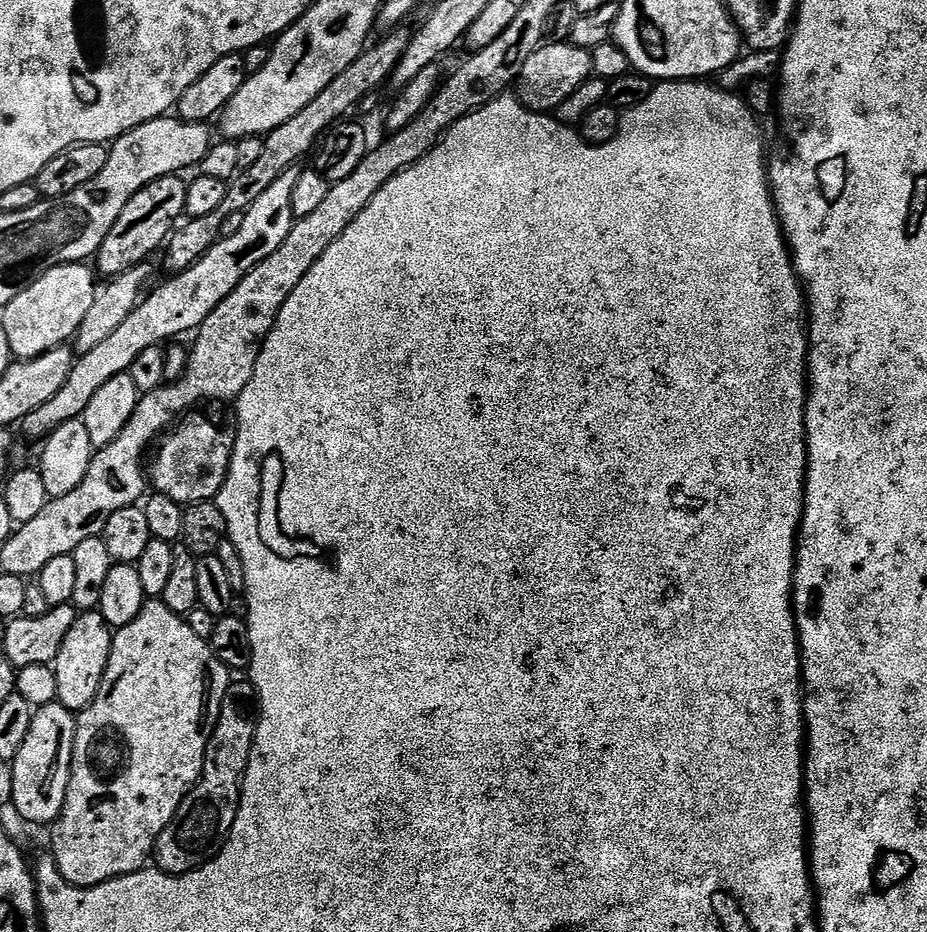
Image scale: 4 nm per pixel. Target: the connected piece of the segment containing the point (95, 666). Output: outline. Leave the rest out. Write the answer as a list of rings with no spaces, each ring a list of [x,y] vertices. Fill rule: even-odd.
[[[99,610],[79,613],[74,626],[70,626],[70,634],[66,634],[62,650],[58,650],[54,667],[58,678],[57,701],[69,708],[73,714],[83,712],[94,702],[102,686],[106,666],[110,662],[113,635],[114,630],[108,625],[106,618],[102,618]]]

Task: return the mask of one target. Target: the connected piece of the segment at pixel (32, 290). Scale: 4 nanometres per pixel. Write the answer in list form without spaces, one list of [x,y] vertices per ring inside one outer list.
[[[87,263],[63,264],[54,266],[42,274],[42,278],[35,280],[2,309],[2,323],[6,326],[6,334],[10,341],[10,350],[17,361],[33,360],[50,350],[67,345],[75,337],[76,332],[82,326],[82,318],[90,310],[98,291],[98,276]]]

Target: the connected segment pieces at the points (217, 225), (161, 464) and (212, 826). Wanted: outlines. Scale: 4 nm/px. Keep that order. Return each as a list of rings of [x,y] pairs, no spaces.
[[[401,26],[381,35],[379,37],[381,40],[376,45],[365,47],[361,55],[355,58],[342,74],[338,74],[309,105],[302,106],[302,110],[298,110],[298,114],[294,114],[290,122],[282,122],[282,126],[278,126],[263,137],[264,145],[261,156],[255,160],[254,166],[236,173],[229,183],[226,198],[218,206],[218,210],[214,210],[214,214],[206,214],[206,218],[191,218],[173,231],[167,241],[166,251],[163,253],[164,264],[169,268],[169,273],[185,272],[190,266],[194,266],[194,262],[202,259],[215,246],[217,240],[221,239],[222,222],[226,222],[230,214],[247,212],[250,206],[254,206],[254,202],[258,202],[258,198],[268,187],[274,186],[274,181],[282,178],[282,174],[286,174],[286,170],[297,167],[301,163],[299,160],[308,151],[311,153],[321,143],[325,133],[347,117],[344,115],[351,108],[359,109],[365,99],[378,93],[376,91],[383,84],[389,83],[392,71],[406,54],[407,46],[413,38],[413,33],[407,32],[406,29],[407,27]]]
[[[196,410],[185,415],[159,441],[152,468],[150,460],[150,480],[156,483],[155,491],[185,506],[215,501],[228,477],[236,445],[236,424],[229,417],[228,421],[224,416],[203,416],[202,413]]]
[[[248,682],[229,683],[218,722],[206,746],[200,780],[192,787],[190,794],[186,794],[182,806],[178,806],[174,818],[156,839],[154,864],[161,872],[181,876],[207,864],[220,853],[220,847],[234,826],[234,818],[238,818],[240,791],[244,788],[246,766],[250,762],[250,750],[254,746],[257,719],[256,689]]]

